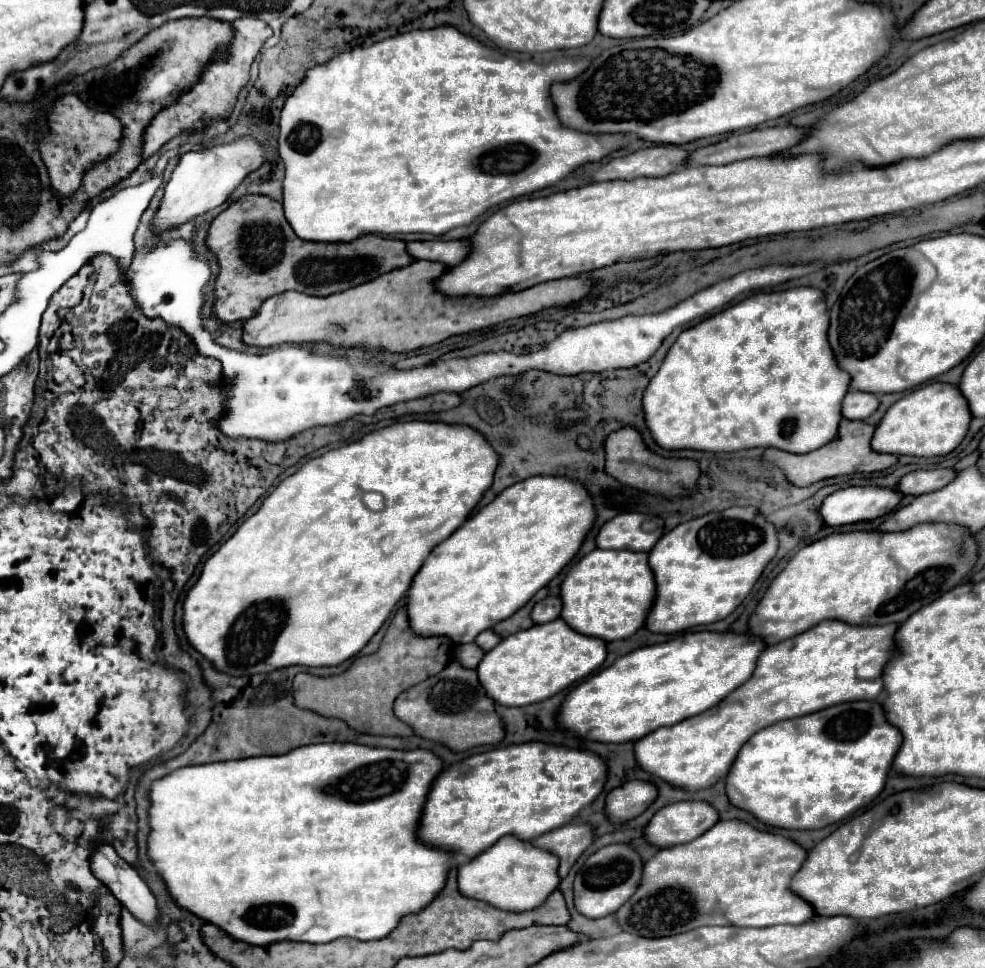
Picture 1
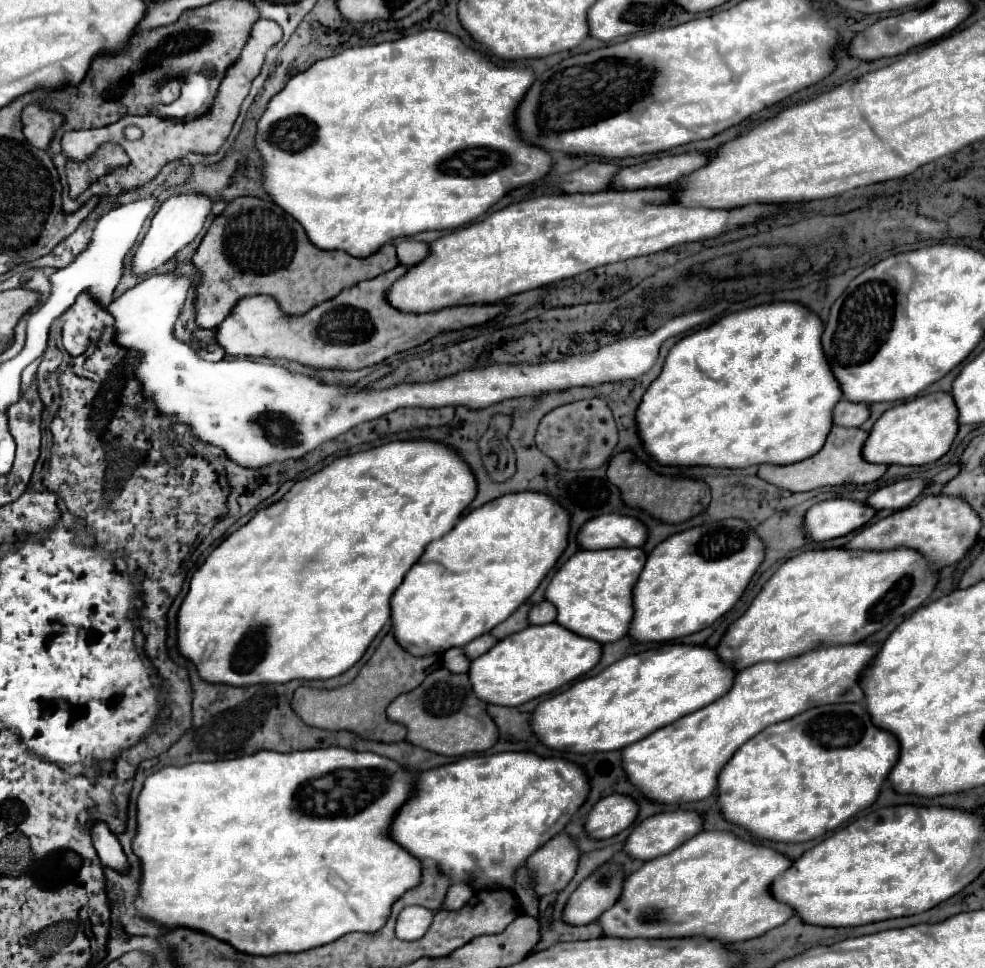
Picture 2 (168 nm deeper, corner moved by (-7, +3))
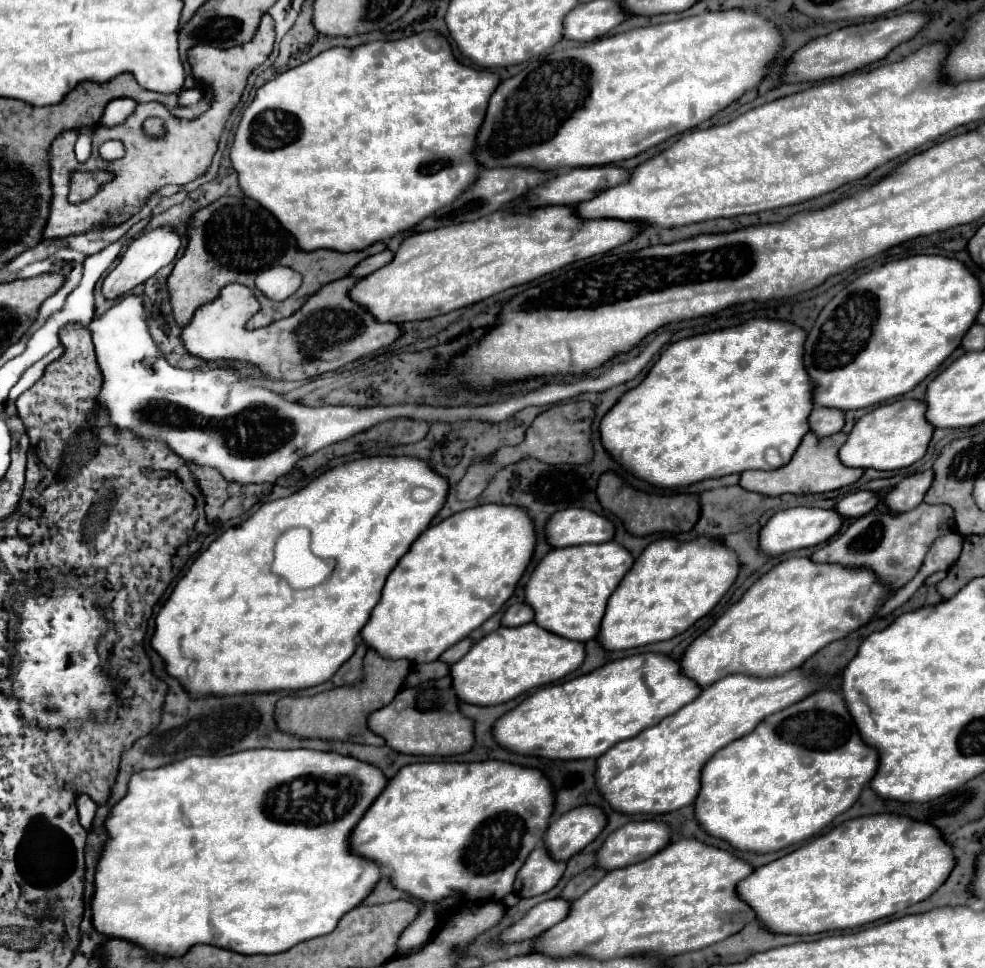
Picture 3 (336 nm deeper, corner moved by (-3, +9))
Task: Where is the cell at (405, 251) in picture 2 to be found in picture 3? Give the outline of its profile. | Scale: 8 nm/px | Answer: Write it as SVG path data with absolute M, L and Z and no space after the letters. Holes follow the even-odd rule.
M384 250L384 252L380 252L380 254L374 254L374 256L362 260L360 266L350 272L350 276L352 276L352 278L364 278L364 276L368 276L370 272L378 270L380 266L384 266L384 262L390 262L390 256L392 256L390 250Z

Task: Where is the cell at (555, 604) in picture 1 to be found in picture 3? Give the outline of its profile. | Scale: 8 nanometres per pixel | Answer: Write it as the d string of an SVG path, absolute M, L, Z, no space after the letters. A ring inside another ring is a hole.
M524 602L512 604L512 606L502 614L502 626L508 626L508 628L522 626L522 624L526 624L526 622L532 622L532 616L534 616L534 614L530 614L530 606L524 606Z

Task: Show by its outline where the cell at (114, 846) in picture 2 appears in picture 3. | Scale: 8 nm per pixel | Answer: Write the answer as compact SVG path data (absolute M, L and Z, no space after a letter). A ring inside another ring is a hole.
M78 794L76 808L78 808L80 824L88 830L92 826L92 818L94 818L94 812L96 812L96 802L92 802L90 796L86 796L86 794Z

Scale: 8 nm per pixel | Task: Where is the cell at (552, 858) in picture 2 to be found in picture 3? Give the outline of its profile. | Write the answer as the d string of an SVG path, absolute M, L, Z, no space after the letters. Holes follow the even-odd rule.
M536 848L520 868L516 876L516 886L514 894L520 898L532 898L538 894L544 894L556 886L560 876L564 874L566 864L564 862L554 862L548 854L546 848Z

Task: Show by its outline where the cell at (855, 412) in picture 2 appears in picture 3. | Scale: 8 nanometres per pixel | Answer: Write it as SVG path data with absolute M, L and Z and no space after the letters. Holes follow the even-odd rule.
M814 408L812 414L808 416L808 426L810 426L810 432L814 432L818 438L832 436L840 432L844 426L844 412Z

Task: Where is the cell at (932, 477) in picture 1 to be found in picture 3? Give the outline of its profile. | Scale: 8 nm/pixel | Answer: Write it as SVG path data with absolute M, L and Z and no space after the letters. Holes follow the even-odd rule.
M854 492L846 498L842 498L834 510L842 518L858 518L868 514L874 506L878 504L878 494L876 492Z

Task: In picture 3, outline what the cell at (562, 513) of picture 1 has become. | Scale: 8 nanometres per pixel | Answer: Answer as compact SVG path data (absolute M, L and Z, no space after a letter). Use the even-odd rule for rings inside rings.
M484 504L462 510L436 526L426 528L388 574L382 598L360 632L362 642L386 660L406 658L416 664L438 660L444 650L466 638L502 608L530 564L532 550L534 528L530 526L530 518L516 506Z

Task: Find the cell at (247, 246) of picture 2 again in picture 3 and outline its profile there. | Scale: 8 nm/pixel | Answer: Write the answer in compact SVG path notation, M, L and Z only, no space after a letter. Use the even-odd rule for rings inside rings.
M224 196L216 202L212 202L206 208L200 208L192 220L188 222L190 232L190 244L184 250L184 256L174 264L172 274L168 276L168 294L170 294L170 304L174 312L174 320L180 328L190 322L194 316L194 310L198 306L210 302L210 298L218 296L218 290L230 282L240 282L248 288L254 290L258 302L260 302L260 312L250 320L250 330L262 328L272 324L274 320L282 320L290 314L294 314L314 292L318 292L324 284L334 282L344 278L360 260L386 250L384 242L376 242L368 246L362 252L336 252L336 250L316 250L316 252L304 252L296 248L296 242L292 234L288 234L272 214L262 210L258 202L250 198L230 198ZM276 264L288 266L296 272L302 274L302 288L298 288L296 294L286 298L284 302L274 302L268 300L254 284L254 278L260 270L272 268Z

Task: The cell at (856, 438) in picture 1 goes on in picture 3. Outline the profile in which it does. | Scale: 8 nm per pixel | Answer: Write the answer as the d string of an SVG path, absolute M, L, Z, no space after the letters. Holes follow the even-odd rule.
M838 432L830 438L814 438L814 434L806 434L798 446L798 450L794 452L792 460L772 472L764 472L764 470L748 470L740 474L740 486L744 490L750 492L758 492L764 496L780 496L780 494L806 494L806 492L828 492L828 490L838 490L842 486L854 484L864 470L860 468L846 468L844 464L840 464L838 460L838 448L846 442L846 434ZM810 450L814 450L814 454L810 454Z

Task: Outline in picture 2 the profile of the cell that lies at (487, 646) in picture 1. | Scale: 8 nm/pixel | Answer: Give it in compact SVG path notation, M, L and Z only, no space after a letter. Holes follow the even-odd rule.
M484 634L484 636L476 638L476 640L472 640L470 644L466 644L466 646L464 646L464 652L466 652L466 656L472 656L472 660L474 660L474 658L482 656L484 652L488 652L496 642L498 642L498 640L496 640L492 634Z

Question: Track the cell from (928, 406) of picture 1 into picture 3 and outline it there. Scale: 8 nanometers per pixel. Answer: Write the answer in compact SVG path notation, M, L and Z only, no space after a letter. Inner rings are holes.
M896 400L882 404L864 414L848 434L848 440L838 450L838 458L848 468L874 468L874 470L900 470L920 460L932 438L930 426L922 418L922 400Z

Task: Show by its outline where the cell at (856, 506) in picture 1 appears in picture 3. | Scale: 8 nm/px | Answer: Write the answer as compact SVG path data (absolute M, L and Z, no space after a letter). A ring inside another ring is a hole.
M790 508L776 512L764 528L758 532L758 550L764 552L768 558L778 558L786 552L810 548L820 542L826 542L830 536L834 536L840 530L842 516L834 514L834 510L822 510L822 508Z

